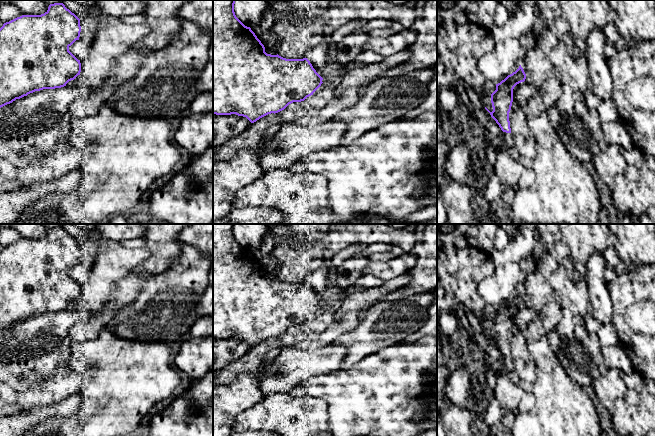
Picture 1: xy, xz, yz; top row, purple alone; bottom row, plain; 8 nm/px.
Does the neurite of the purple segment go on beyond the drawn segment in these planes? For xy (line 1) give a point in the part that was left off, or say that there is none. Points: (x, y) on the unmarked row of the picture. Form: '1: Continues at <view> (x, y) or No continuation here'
1: No continuation here

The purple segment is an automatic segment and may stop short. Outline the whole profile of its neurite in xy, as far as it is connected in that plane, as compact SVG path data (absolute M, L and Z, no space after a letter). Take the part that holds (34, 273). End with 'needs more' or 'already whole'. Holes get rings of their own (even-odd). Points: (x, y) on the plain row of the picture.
M63 227L50 228L44 238L22 239L4 247L0 252L0 332L35 315L64 311L80 299L80 284L69 275L80 256L80 243Z; already whole

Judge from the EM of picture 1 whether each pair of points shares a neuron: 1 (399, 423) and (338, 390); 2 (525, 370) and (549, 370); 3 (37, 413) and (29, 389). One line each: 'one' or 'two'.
1: one
2: two
3: two

